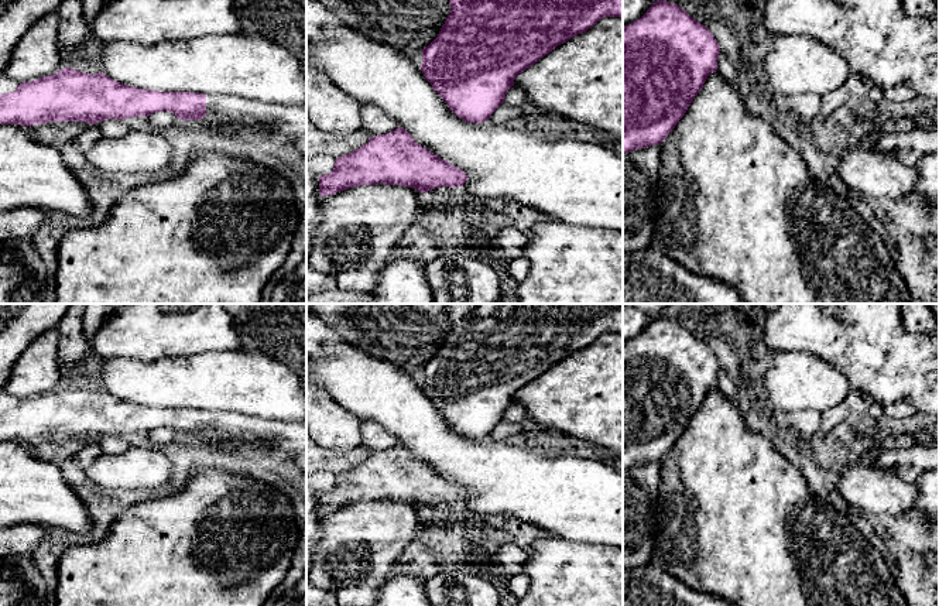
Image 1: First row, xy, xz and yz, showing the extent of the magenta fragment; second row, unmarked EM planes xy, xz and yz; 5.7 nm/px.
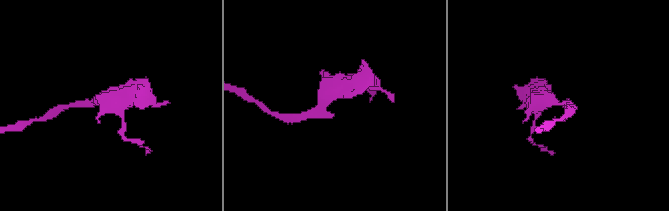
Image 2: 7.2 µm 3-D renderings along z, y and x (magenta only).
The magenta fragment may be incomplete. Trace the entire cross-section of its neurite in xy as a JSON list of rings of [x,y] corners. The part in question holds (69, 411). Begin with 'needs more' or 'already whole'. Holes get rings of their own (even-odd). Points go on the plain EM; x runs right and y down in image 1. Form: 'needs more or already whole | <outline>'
needs more | [[[64,384],[0,411],[0,441],[34,442],[49,438],[83,438],[96,441],[107,435],[126,436],[155,428],[171,428],[179,436],[201,436],[205,432],[219,432],[243,439],[244,442],[271,444],[288,453],[304,453],[306,451],[306,421],[277,421],[226,410],[193,410],[193,408],[160,408],[128,403],[106,393],[79,388]]]

